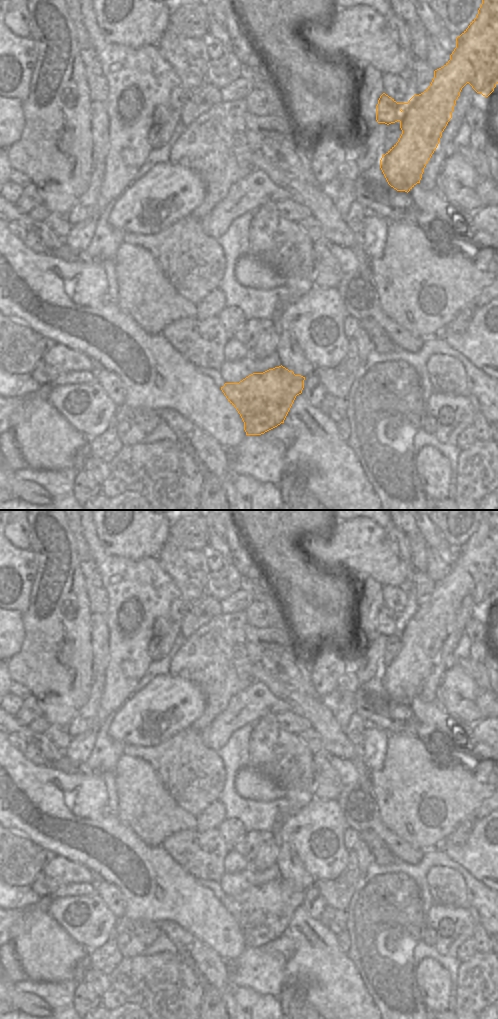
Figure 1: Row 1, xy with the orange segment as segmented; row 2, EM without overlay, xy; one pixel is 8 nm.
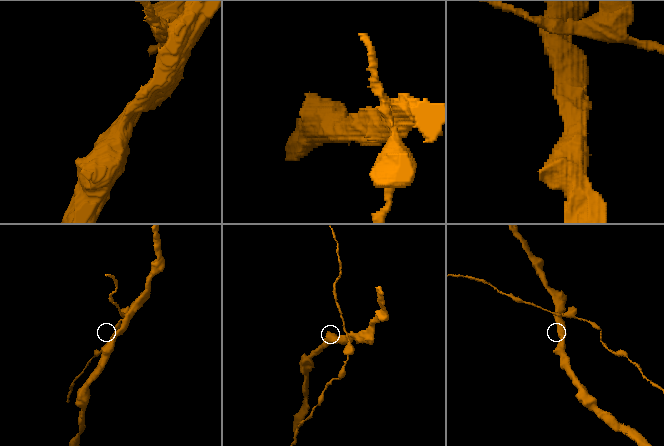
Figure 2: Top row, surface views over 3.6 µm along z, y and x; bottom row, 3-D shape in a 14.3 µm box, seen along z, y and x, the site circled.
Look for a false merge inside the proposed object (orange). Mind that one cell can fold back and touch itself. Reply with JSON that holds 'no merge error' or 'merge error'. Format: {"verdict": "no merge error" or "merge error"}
{"verdict": "merge error"}

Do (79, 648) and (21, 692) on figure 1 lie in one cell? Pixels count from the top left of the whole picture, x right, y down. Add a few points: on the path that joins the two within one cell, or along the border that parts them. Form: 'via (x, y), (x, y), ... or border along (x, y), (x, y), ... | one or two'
border along (14, 682), (24, 685), (32, 694) | two

